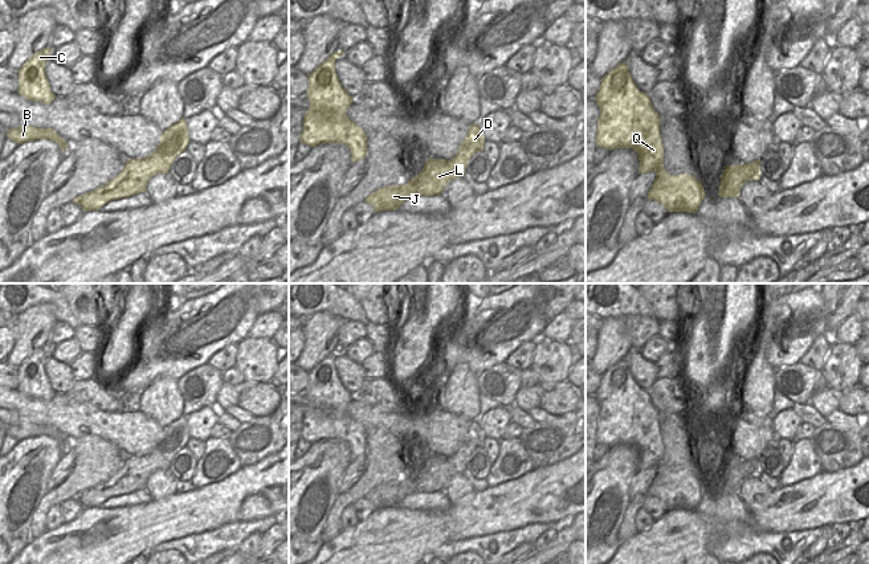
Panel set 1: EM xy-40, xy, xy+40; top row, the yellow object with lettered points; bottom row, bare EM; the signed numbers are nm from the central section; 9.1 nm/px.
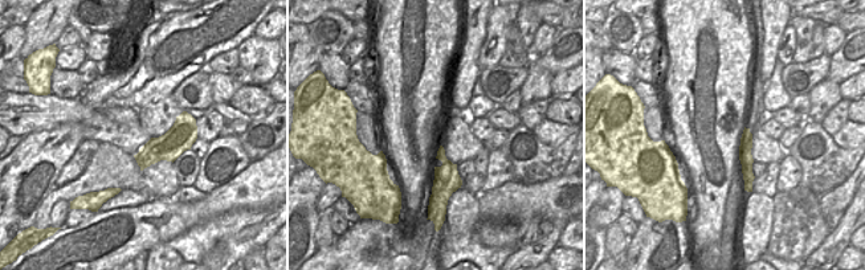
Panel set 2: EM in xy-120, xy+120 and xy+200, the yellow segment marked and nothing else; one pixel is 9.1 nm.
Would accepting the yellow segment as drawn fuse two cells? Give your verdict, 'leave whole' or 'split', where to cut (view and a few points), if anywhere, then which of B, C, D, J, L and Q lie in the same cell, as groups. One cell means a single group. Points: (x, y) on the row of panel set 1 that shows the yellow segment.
split; cut in xy along (376, 191), (383, 205), (396, 208); B C Q / D J L

